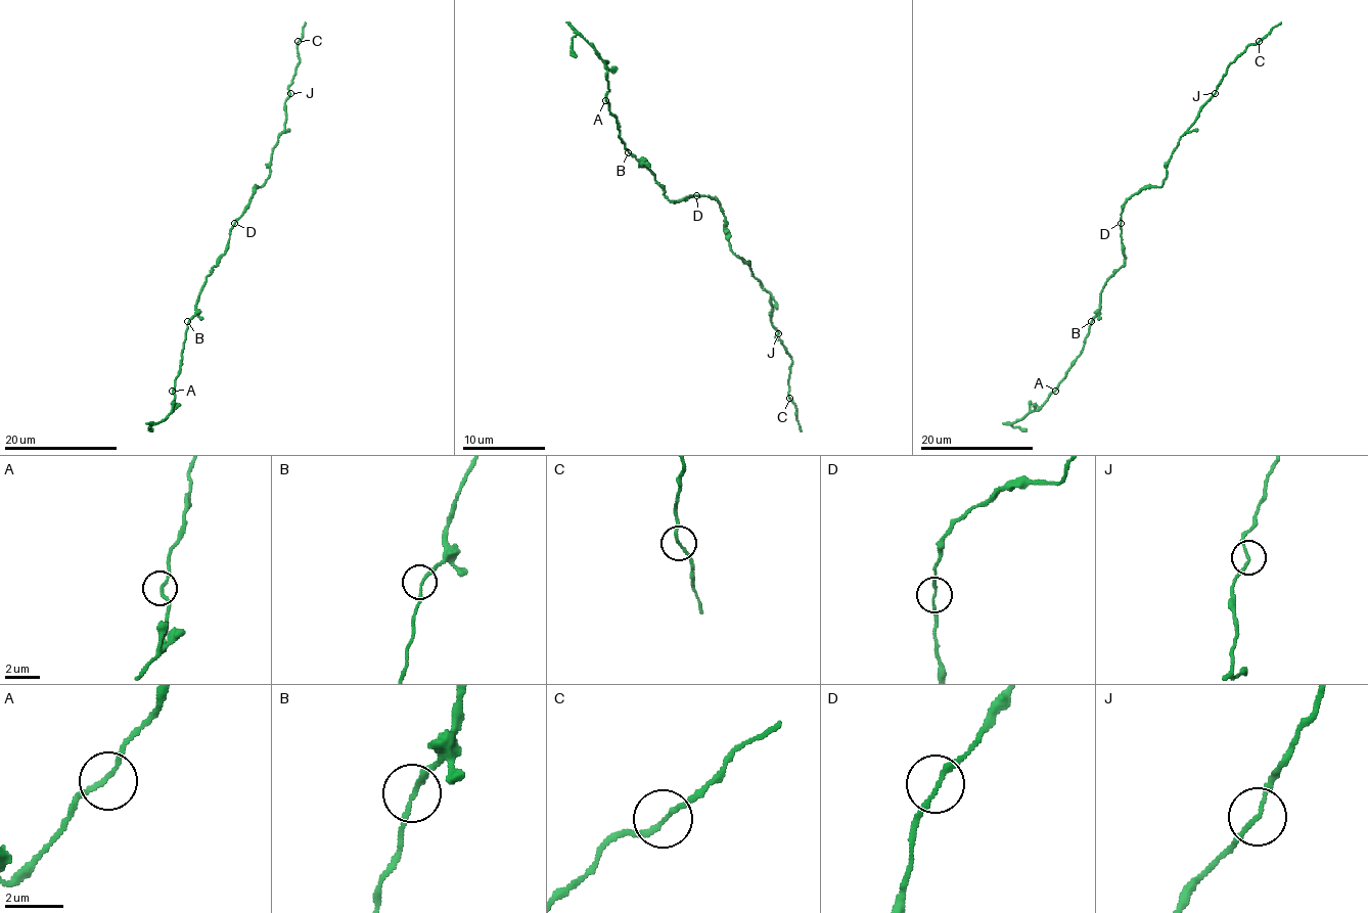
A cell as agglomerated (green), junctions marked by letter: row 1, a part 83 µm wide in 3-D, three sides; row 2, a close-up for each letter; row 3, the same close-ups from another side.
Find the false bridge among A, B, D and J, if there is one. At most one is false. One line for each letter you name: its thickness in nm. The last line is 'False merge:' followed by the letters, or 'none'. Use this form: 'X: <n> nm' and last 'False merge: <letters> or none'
False merge: none

